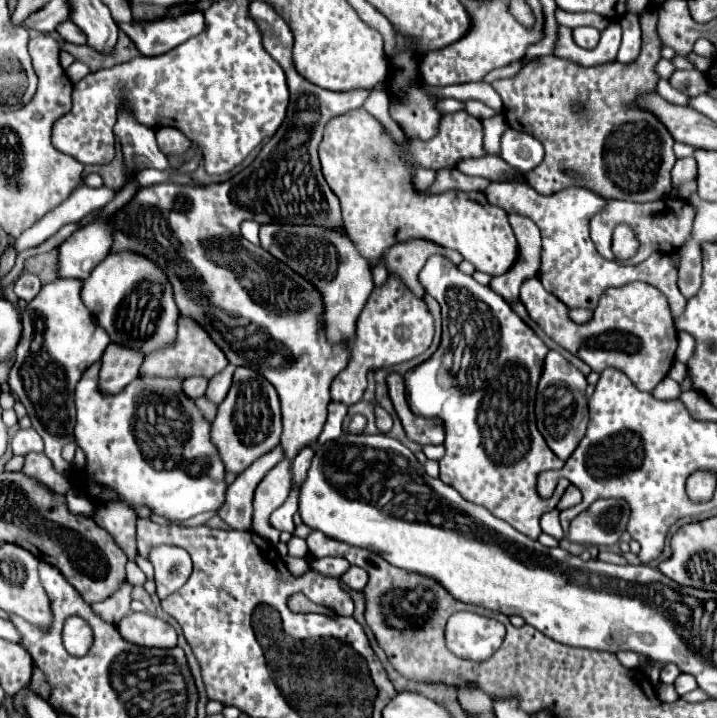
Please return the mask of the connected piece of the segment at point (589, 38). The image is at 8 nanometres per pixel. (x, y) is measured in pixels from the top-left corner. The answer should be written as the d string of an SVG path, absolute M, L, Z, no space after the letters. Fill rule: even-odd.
M575 28L573 38L575 38L577 46L581 46L585 50L593 50L599 44L599 30L595 30L595 28Z

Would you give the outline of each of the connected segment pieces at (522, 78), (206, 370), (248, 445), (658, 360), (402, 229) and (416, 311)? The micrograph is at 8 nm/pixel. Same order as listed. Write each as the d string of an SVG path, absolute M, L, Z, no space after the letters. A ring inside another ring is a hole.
M649 6L641 14L641 30L643 30L643 48L635 62L623 64L623 62L605 62L591 68L577 66L575 62L557 58L557 56L539 56L531 60L525 68L521 68L515 76L505 80L495 80L491 86L503 100L503 114L511 128L517 128L521 132L531 134L545 146L545 158L543 162L527 172L529 186L535 188L541 194L553 194L567 186L579 184L583 188L589 188L603 198L619 198L619 196L667 196L671 190L671 168L675 164L673 144L675 140L667 134L665 126L657 122L649 112L637 110L631 106L637 94L655 90L655 84L659 76L655 74L655 64L661 58L661 40L656 31L658 22L658 9ZM575 104L583 106L583 112L575 112ZM563 168L575 170L581 180L573 182L569 176L563 174Z
M179 316L179 334L177 334L177 346L171 350L159 350L157 354L145 356L141 368L139 368L139 378L179 378L187 380L191 376L203 376L203 378L213 378L227 366L225 354L215 346L215 342L197 326L197 322L189 318Z
M237 368L235 374L233 374L231 388L229 388L225 400L219 404L215 420L211 422L211 442L219 450L221 460L225 464L225 470L227 472L233 472L233 474L241 474L257 458L261 458L263 454L267 454L273 448L277 448L279 446L279 440L281 440L281 410L279 410L279 396L277 396L273 384L269 380L265 380L253 368Z
M537 278L523 282L519 300L551 340L579 356L595 372L603 372L605 368L613 366L625 372L639 390L651 392L667 376L673 364L677 330L669 312L669 304L657 288L645 282L631 282L621 288L605 290L599 298L599 306L595 308L593 318L585 324L575 324L569 318L569 308L553 298L553 294L543 292L543 286ZM549 312L555 316L555 320L549 320Z
M365 108L335 116L325 126L319 144L321 170L341 200L345 228L359 254L367 260L377 260L395 244L429 240L459 252L479 272L493 276L505 274L517 258L517 240L505 210L489 204L477 192L421 194L411 182L413 168L455 168L463 158L485 156L481 120L465 110L443 114L439 130L431 140L407 138L407 148L401 152L399 148L387 128Z
M389 276L381 288L373 288L359 320L357 334L351 344L351 358L345 370L341 370L331 384L331 400L351 406L361 400L367 388L367 372L381 366L395 366L425 352L433 340L433 316L427 304L415 298L399 278Z

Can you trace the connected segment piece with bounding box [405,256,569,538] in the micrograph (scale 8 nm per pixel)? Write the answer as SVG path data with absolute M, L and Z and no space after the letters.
M441 256L429 258L429 262L419 272L419 282L427 294L431 294L443 314L443 336L435 354L409 370L405 376L407 402L415 414L437 416L445 426L445 456L441 458L439 478L459 490L471 502L485 506L493 516L509 522L513 528L537 538L541 534L539 518L553 510L569 486L569 480L561 478L555 494L549 500L539 498L535 490L537 474L543 470L559 470L563 460L559 460L543 440L541 432L535 426L535 390L541 374L541 366L547 354L543 340L511 310L511 306L495 294L489 286L481 286L471 276L465 276L449 260Z

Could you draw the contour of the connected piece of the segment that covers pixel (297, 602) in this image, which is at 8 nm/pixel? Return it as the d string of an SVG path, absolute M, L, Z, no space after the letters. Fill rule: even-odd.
M302 593L292 595L288 600L288 607L290 608L291 611L296 613L305 614L315 612L325 614L328 616L336 615L335 612L333 612L333 610L331 610L330 608L315 605Z

